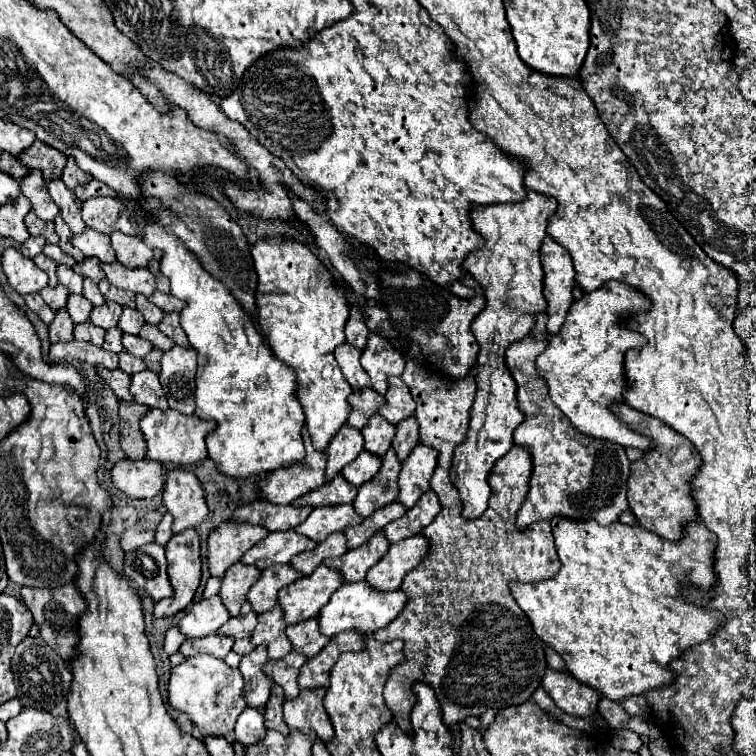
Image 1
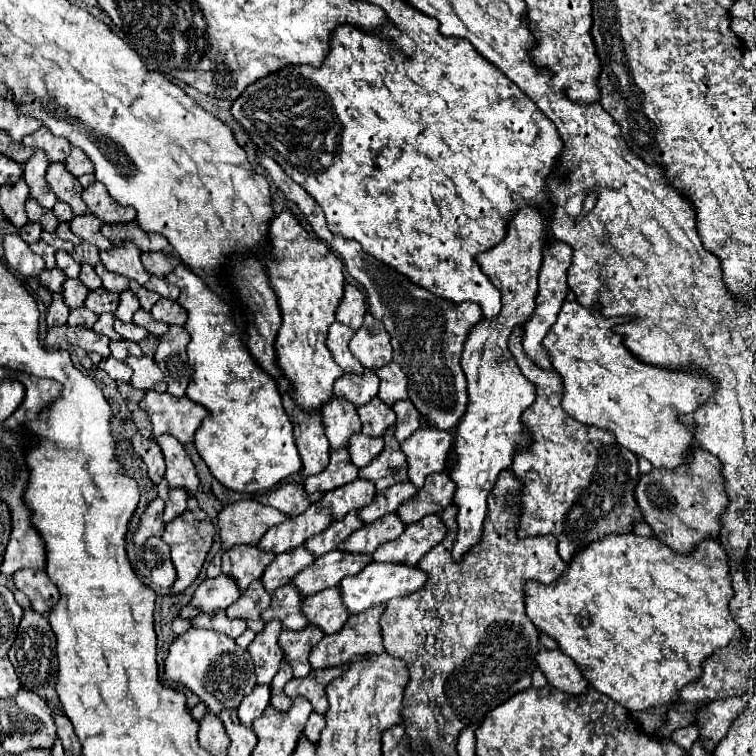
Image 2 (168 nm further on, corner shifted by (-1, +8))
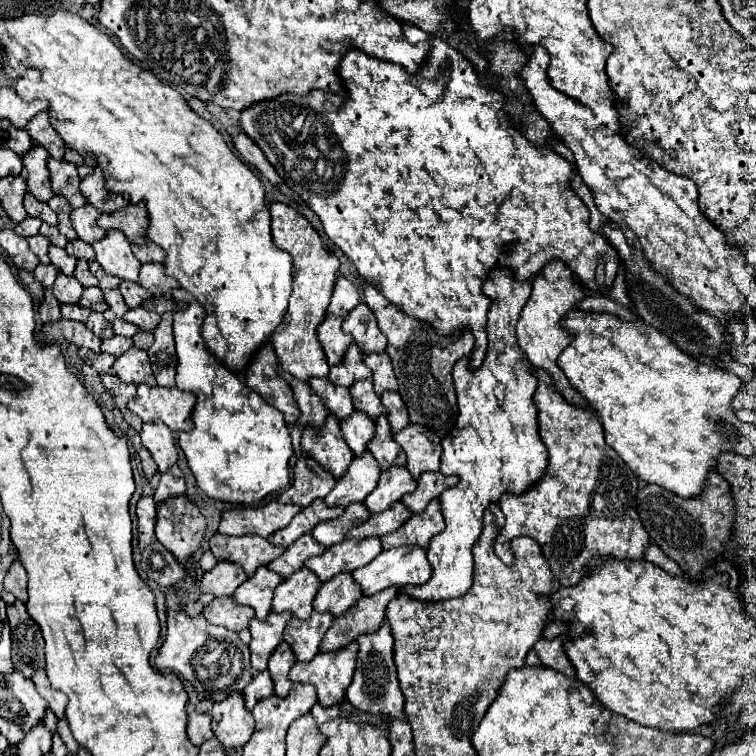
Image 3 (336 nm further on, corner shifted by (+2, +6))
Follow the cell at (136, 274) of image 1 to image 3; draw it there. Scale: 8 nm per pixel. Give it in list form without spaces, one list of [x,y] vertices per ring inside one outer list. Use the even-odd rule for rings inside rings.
[[[110,230],[102,240],[94,242],[92,246],[96,250],[96,260],[108,274],[118,276],[122,280],[132,280],[132,282],[138,280],[142,264],[132,254],[130,242],[126,240],[126,236],[122,236],[122,232]]]

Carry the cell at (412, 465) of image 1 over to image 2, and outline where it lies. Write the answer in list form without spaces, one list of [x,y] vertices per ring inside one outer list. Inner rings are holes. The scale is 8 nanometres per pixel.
[[[421,426],[413,436],[401,442],[401,450],[407,456],[409,464],[409,482],[419,490],[425,478],[433,472],[441,472],[445,468],[447,452],[453,442],[449,432]]]

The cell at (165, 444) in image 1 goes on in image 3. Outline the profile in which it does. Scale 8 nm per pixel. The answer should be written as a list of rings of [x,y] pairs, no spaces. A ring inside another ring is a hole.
[[[138,384],[138,394],[128,402],[128,408],[138,414],[144,422],[162,420],[172,432],[192,430],[192,408],[196,404],[196,396],[192,392],[182,392],[174,388],[162,386],[146,386]]]

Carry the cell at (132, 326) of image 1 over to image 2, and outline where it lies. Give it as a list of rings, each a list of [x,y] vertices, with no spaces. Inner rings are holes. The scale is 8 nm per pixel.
[[[125,290],[119,296],[121,296],[119,298],[119,308],[115,310],[115,316],[121,322],[131,322],[133,314],[139,310],[139,300],[137,300],[137,296],[131,290]]]

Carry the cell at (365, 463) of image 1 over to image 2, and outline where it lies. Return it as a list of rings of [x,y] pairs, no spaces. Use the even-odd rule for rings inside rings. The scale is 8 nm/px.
[[[353,434],[349,440],[349,454],[357,468],[367,466],[383,450],[383,438],[369,438],[365,434]]]

